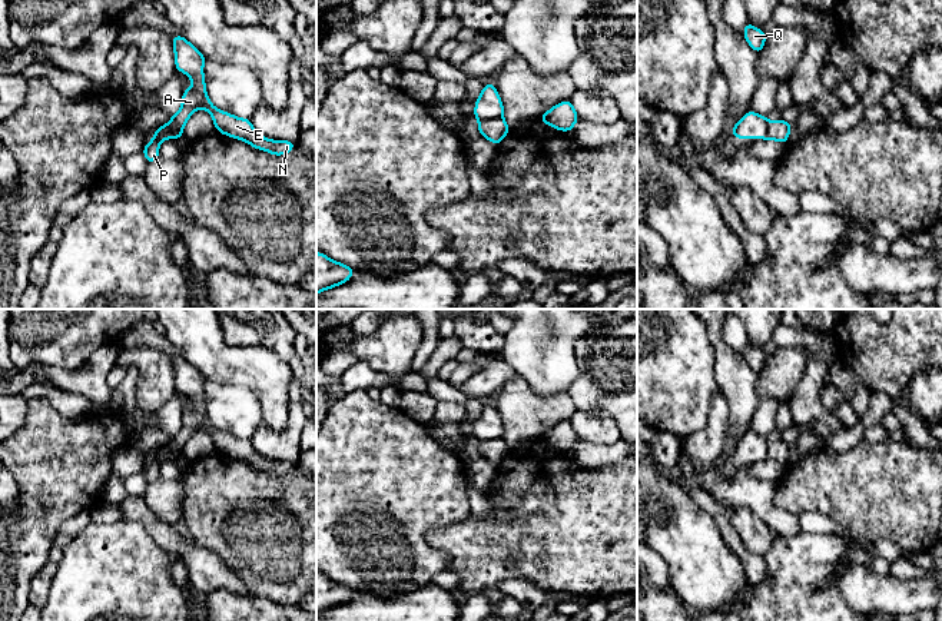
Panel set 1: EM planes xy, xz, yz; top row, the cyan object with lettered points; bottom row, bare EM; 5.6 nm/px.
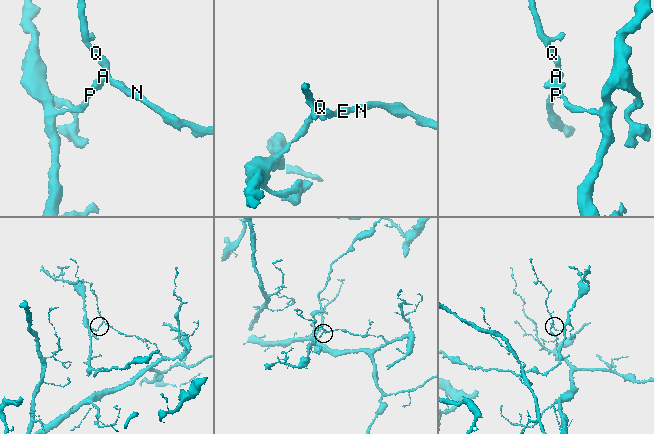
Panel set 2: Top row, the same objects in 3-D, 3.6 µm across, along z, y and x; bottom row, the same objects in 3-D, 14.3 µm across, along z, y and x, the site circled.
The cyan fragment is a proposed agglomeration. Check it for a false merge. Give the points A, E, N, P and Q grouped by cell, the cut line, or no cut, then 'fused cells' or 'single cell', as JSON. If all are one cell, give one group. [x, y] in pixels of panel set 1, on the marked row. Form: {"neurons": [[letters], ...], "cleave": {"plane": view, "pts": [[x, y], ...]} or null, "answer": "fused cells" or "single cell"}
{"neurons": [["A", "E", "N", "Q"], ["P"]], "cleave": {"plane": "xz", "pts": [[501, 116], [478, 120]]}, "answer": "fused cells"}

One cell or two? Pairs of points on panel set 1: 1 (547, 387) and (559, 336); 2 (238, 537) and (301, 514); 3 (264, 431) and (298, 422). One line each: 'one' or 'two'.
1: one
2: one
3: one

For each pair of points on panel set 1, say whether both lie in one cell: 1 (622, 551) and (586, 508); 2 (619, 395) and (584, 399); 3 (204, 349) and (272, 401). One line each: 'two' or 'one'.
1: one
2: one
3: one

